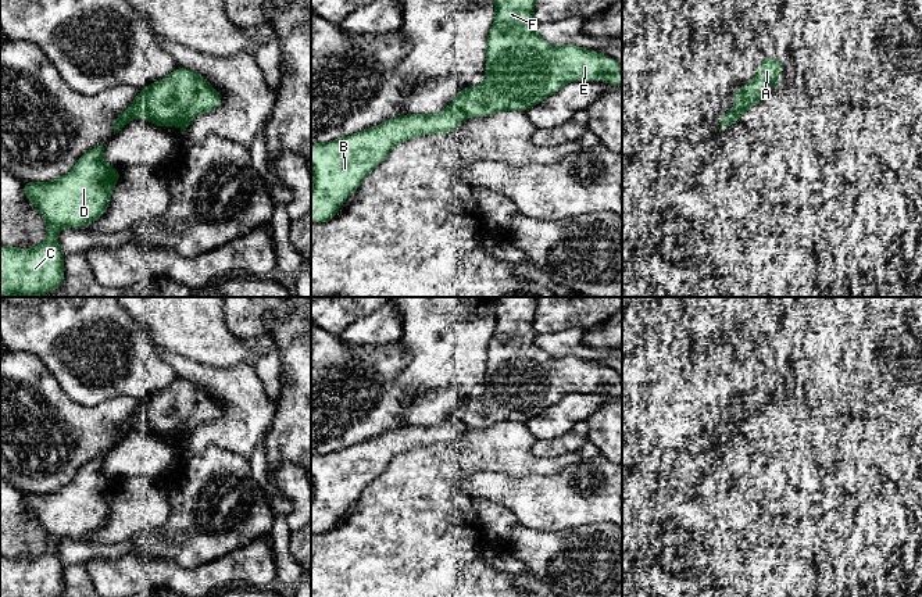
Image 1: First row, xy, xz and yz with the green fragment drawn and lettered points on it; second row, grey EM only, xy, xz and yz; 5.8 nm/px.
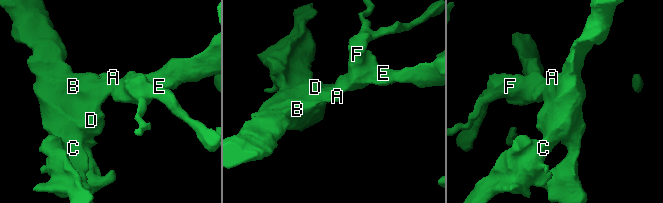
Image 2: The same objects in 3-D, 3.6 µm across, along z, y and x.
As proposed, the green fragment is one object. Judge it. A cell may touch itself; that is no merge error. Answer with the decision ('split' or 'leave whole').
split

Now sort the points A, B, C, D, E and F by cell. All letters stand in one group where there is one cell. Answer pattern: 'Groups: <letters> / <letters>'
Groups: A B C D / E F

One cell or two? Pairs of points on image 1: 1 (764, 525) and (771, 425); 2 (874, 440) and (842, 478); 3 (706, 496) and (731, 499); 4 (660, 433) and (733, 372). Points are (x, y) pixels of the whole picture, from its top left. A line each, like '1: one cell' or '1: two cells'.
1: two cells
2: two cells
3: two cells
4: one cell

